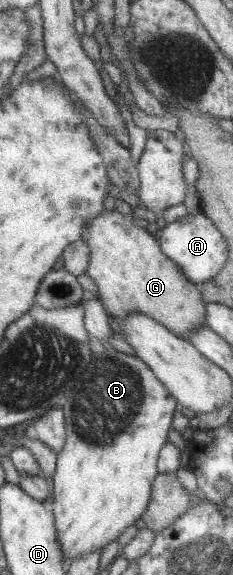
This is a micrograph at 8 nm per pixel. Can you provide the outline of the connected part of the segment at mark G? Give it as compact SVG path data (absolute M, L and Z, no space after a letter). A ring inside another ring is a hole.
M105 209L101 216L89 221L89 229L83 238L91 246L91 263L86 275L96 283L101 299L111 315L125 321L131 313L145 313L183 338L189 338L193 329L208 324L209 304L205 302L203 288L189 280L183 267L165 254L158 235L151 234L145 227L136 226L130 217L115 209Z

